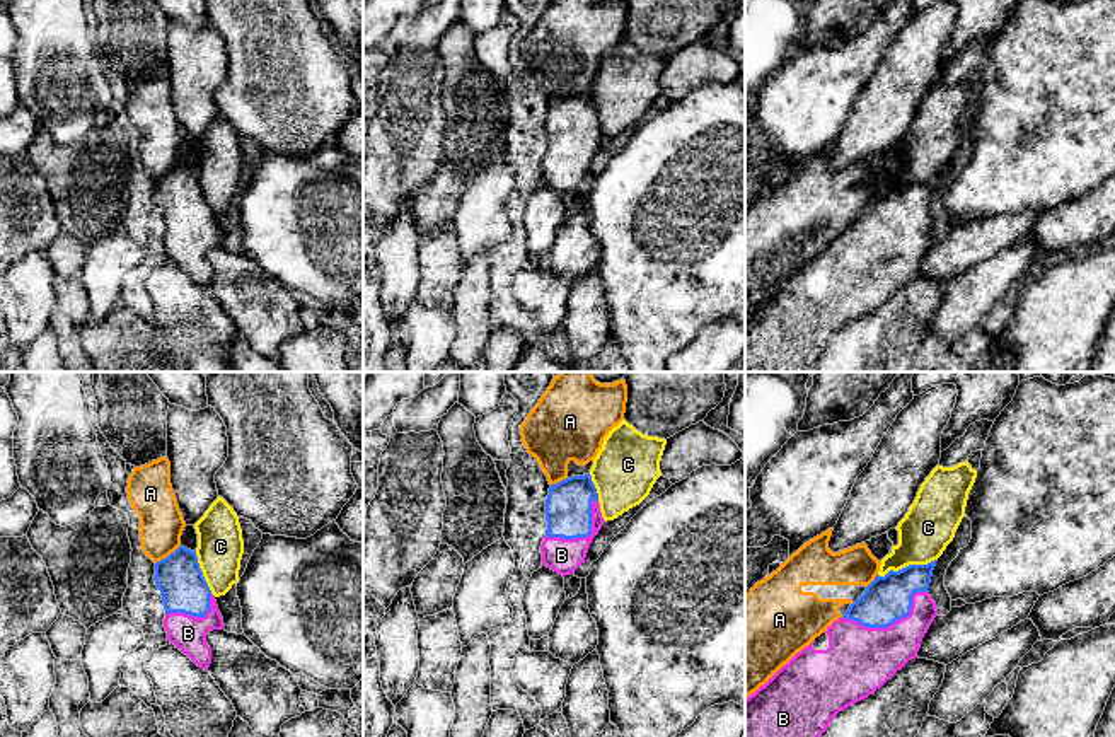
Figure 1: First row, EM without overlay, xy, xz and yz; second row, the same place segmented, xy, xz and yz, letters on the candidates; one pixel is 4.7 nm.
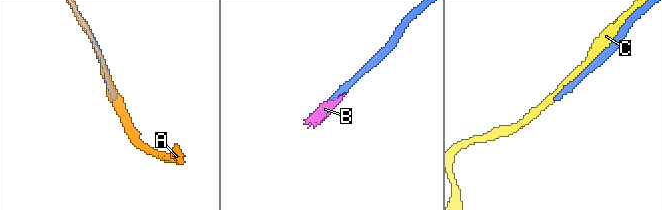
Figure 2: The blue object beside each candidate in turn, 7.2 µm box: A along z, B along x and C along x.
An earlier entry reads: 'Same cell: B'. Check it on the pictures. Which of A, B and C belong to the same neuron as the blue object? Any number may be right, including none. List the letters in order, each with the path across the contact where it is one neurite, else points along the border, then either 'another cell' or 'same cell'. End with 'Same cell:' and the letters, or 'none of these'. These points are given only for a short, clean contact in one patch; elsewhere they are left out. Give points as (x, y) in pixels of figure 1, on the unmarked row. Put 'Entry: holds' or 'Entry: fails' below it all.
A: another cell
B: same cell
C: another cell
Same cell: B
Entry: holds

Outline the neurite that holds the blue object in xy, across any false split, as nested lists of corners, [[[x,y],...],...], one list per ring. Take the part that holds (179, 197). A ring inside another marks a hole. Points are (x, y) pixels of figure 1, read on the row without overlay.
[[[179,164],[155,181],[153,198],[164,218],[167,258],[198,285],[208,288],[211,266],[206,252],[225,242],[199,186],[196,169]]]

